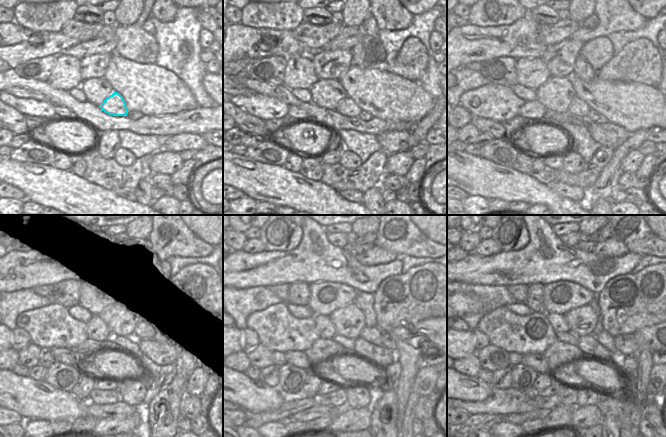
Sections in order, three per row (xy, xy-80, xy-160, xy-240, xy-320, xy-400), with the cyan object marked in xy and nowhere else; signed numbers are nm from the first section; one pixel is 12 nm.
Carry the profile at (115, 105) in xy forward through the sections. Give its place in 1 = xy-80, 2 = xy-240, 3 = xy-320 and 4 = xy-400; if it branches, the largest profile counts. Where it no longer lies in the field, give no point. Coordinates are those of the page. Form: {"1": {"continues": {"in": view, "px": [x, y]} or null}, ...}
{"1": {"continues": {"in": "xy-80", "px": [346, 106]}}, "2": {"continues": {"in": "xy-240", "px": [140, 332]}}, "3": {"continues": {"in": "xy-320", "px": [372, 335]}}, "4": {"continues": {"in": "xy-400", "px": [604, 338]}}}

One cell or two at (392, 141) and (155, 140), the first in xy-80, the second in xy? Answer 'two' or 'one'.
two

